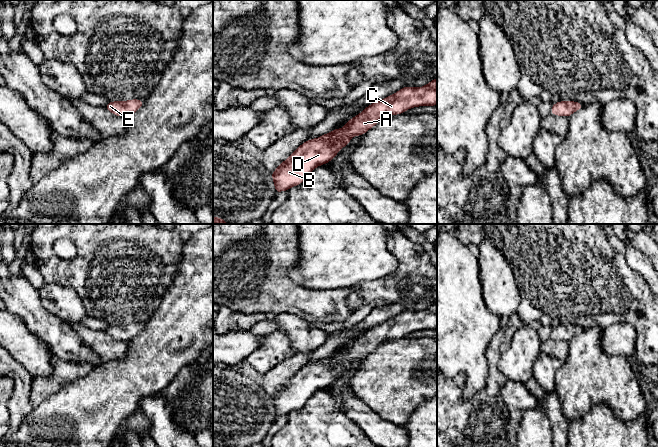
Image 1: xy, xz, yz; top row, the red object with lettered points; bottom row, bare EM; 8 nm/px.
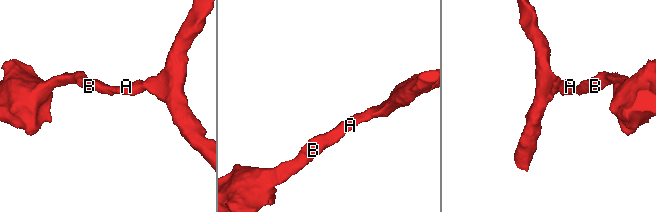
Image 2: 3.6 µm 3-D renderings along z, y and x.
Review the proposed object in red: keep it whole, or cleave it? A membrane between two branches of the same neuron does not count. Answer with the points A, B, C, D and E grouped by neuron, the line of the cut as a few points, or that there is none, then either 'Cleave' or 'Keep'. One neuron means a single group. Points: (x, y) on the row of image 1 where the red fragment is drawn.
Groups: A B C D E. No split. Keep

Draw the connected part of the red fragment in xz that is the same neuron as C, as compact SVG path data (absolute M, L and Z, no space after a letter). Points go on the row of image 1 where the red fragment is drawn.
M437 77L422 87L404 86L396 93L373 102L358 115L349 119L343 128L335 128L318 138L309 139L302 143L290 156L271 172L274 181L275 193L288 191L292 187L302 184L307 176L318 166L329 163L337 153L351 142L353 136L362 136L369 129L373 128L380 120L385 117L404 114L410 108L418 106L437 105Z

